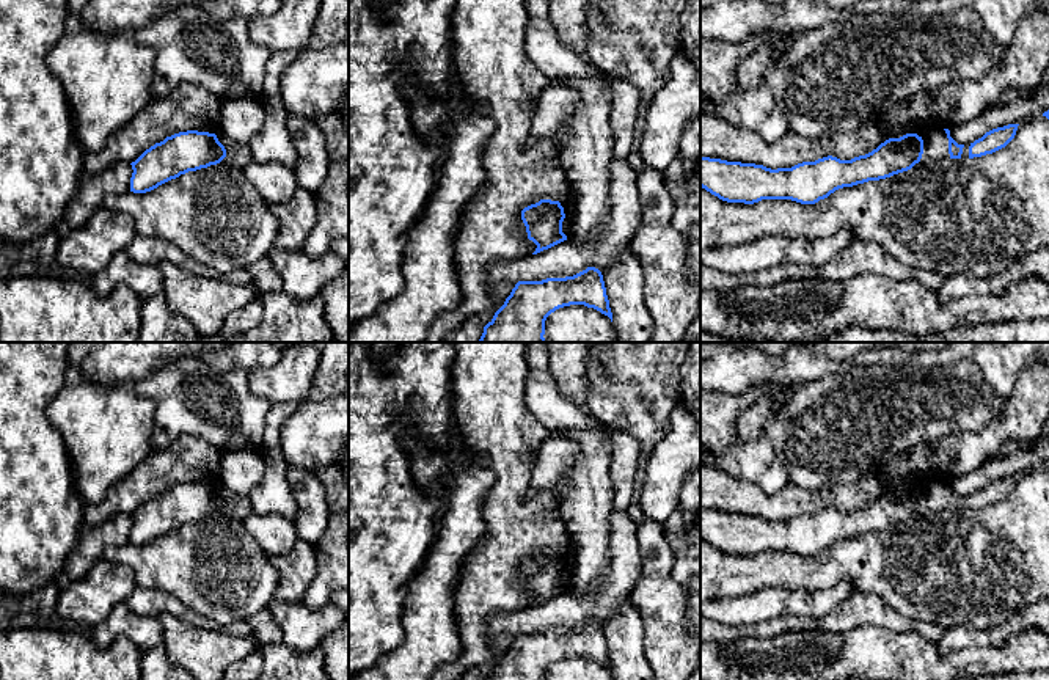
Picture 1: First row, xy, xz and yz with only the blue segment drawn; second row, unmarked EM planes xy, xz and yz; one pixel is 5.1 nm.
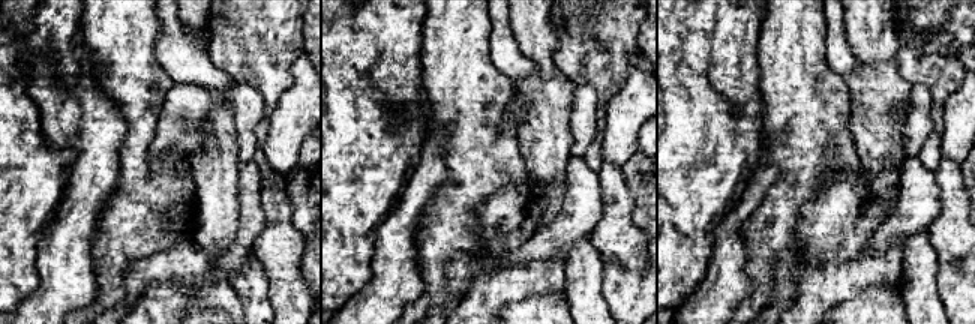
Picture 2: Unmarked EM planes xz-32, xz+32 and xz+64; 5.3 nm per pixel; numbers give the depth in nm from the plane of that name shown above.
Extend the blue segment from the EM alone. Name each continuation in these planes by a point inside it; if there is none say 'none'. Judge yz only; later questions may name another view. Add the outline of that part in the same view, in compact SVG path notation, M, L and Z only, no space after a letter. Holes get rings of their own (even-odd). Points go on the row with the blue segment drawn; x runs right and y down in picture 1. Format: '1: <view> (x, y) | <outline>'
1: yz (935, 138) | M933 124L927 130L917 132L917 135L923 140L922 163L950 159L948 138L941 126Z

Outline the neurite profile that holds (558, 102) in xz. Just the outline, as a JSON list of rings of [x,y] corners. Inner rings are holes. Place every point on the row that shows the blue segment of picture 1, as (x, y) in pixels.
[[[551,80],[535,107],[531,121],[529,144],[539,140],[550,140],[557,151],[564,141],[562,130],[579,102],[581,99],[575,90],[559,80]]]

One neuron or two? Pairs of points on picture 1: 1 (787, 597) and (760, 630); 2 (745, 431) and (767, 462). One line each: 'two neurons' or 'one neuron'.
1: two neurons
2: two neurons

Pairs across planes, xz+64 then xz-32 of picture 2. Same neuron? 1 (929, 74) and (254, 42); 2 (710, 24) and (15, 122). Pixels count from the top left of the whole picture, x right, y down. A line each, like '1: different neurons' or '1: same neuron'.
1: same neuron
2: same neuron

